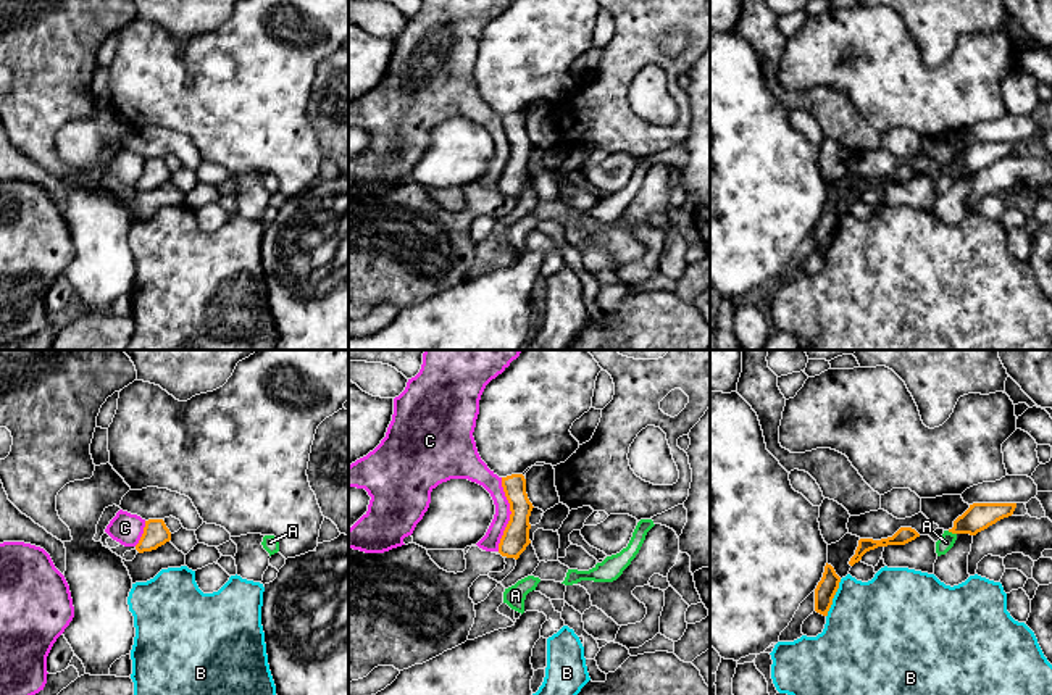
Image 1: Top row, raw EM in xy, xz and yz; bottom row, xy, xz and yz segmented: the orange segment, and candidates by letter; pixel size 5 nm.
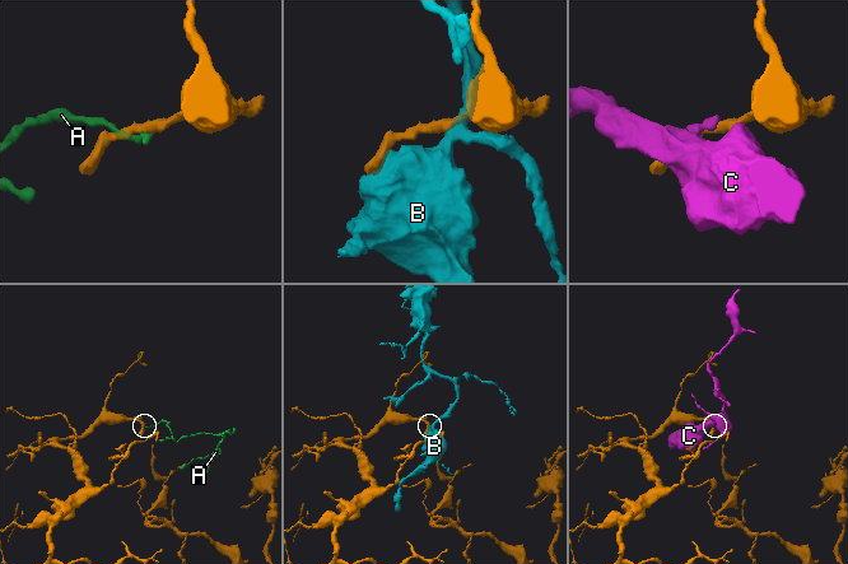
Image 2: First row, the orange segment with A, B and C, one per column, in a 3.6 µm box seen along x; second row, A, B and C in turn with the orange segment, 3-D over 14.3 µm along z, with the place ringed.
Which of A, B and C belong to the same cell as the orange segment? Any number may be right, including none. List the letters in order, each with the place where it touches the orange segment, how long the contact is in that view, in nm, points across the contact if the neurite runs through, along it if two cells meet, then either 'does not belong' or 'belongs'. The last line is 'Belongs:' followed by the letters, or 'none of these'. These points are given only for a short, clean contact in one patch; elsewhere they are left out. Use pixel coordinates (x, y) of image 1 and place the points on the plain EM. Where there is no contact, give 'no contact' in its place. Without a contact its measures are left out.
A: contact yz (952, 171); length 50 nm; border yz (947, 170), (955, 173); does not belong
B: contact yz (833, 236); length 200 nm; does not belong
C: contact xz (510, 153); length 360 nm; does not belong
Belongs: none of these

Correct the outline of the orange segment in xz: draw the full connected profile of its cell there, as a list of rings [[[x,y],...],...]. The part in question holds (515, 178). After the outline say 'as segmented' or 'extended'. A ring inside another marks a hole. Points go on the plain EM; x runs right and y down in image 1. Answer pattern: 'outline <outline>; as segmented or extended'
outline [[[511,113],[502,116],[502,126],[510,142],[511,153],[500,177],[499,192],[502,195],[518,198],[520,194],[526,189],[526,185],[531,182],[529,155],[534,145],[528,137],[526,118],[523,113]]]; as segmented

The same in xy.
outline [[[148,158],[145,160],[144,173],[136,184],[139,192],[157,189],[171,179],[171,171],[166,166],[163,158]]]; as segmented

